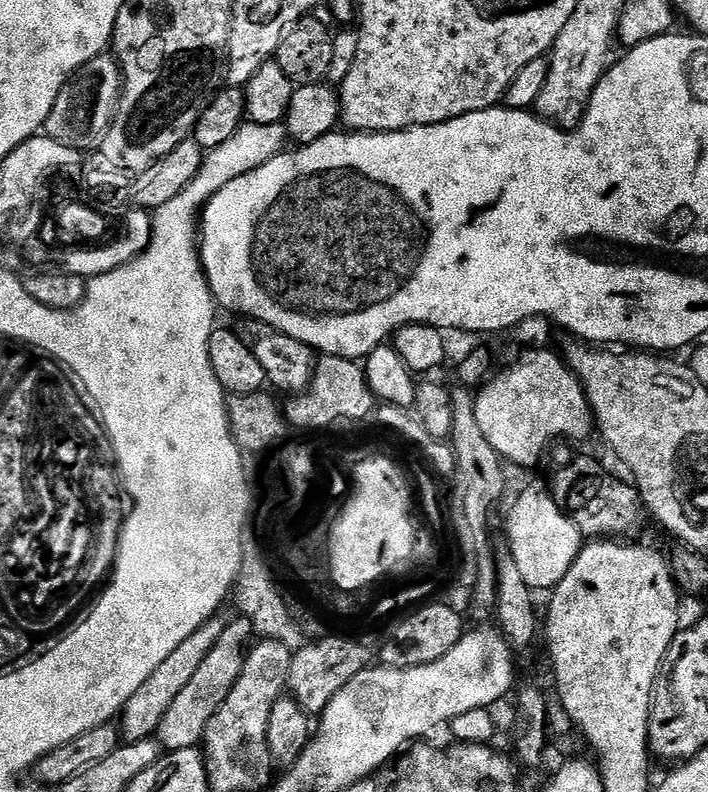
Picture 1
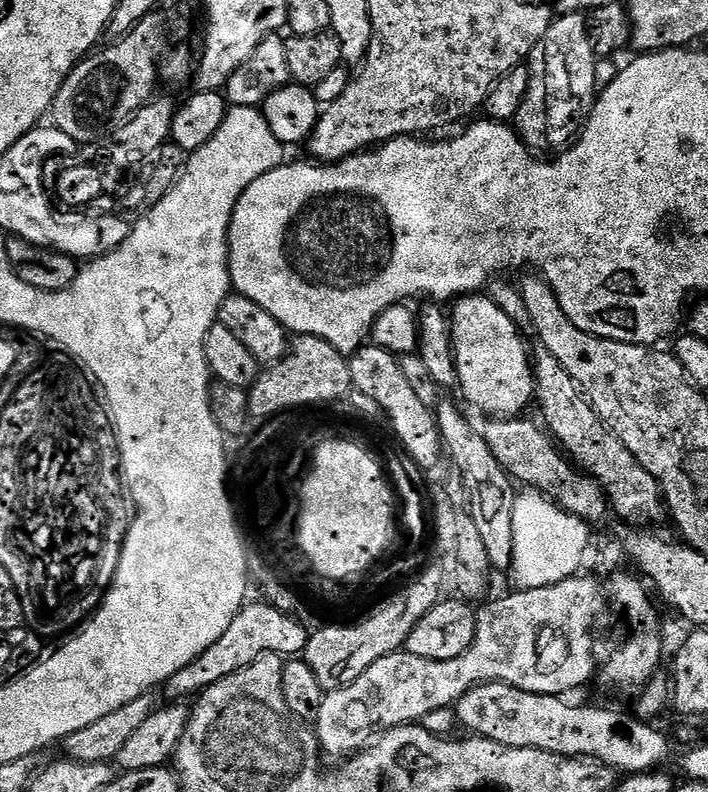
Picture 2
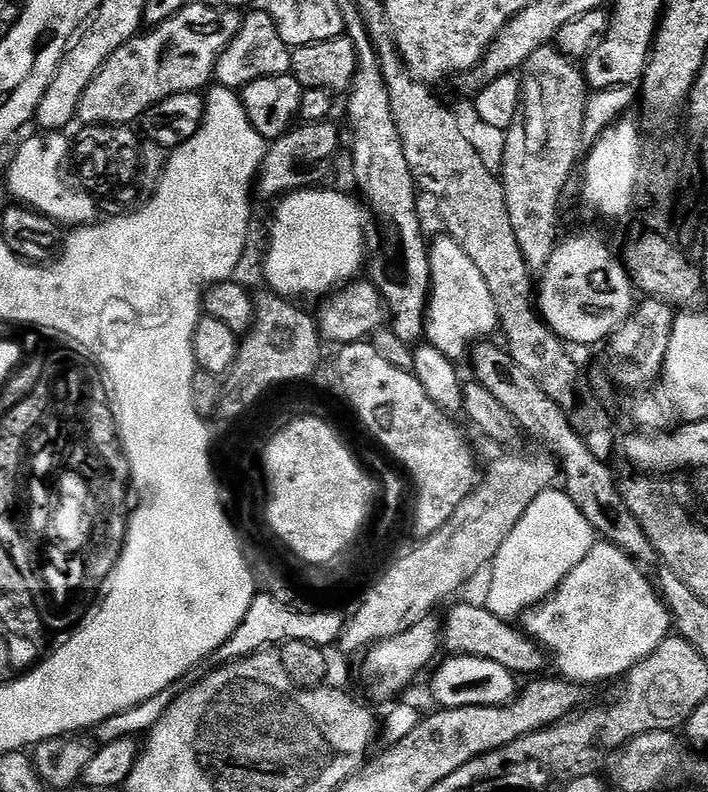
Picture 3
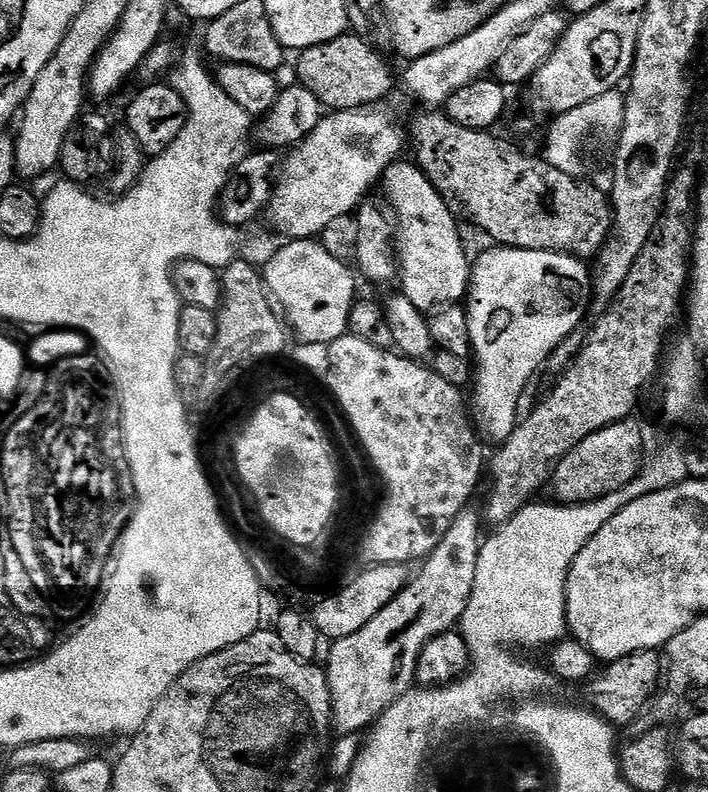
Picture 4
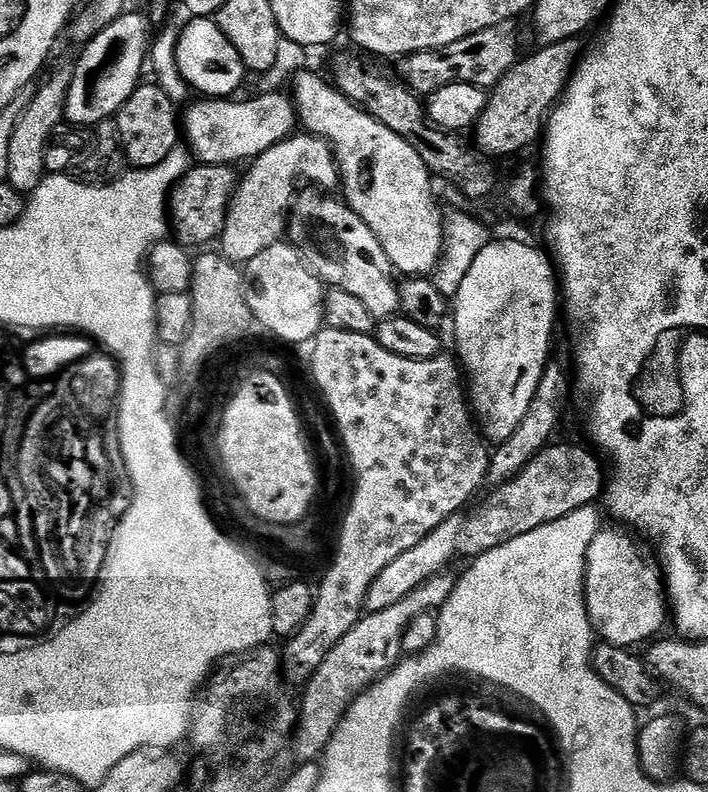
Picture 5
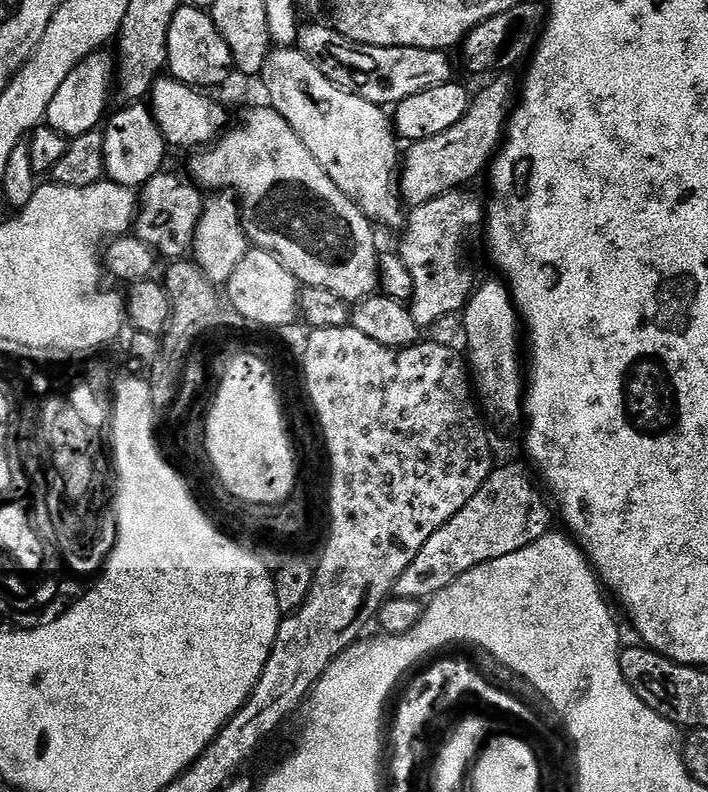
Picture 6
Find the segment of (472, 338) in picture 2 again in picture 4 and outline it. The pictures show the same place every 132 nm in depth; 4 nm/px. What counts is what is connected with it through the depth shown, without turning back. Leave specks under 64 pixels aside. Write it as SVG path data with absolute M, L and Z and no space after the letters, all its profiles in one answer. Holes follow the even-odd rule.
M397 162L384 171L382 189L388 197L387 203L398 217L398 259L400 262L399 283L404 283L402 295L418 310L425 314L439 310L445 304L459 304L470 291L470 281L474 271L470 256L464 253L464 240L460 237L461 225L455 212L448 208L448 203L438 194L438 190L428 180L428 175L415 163Z

